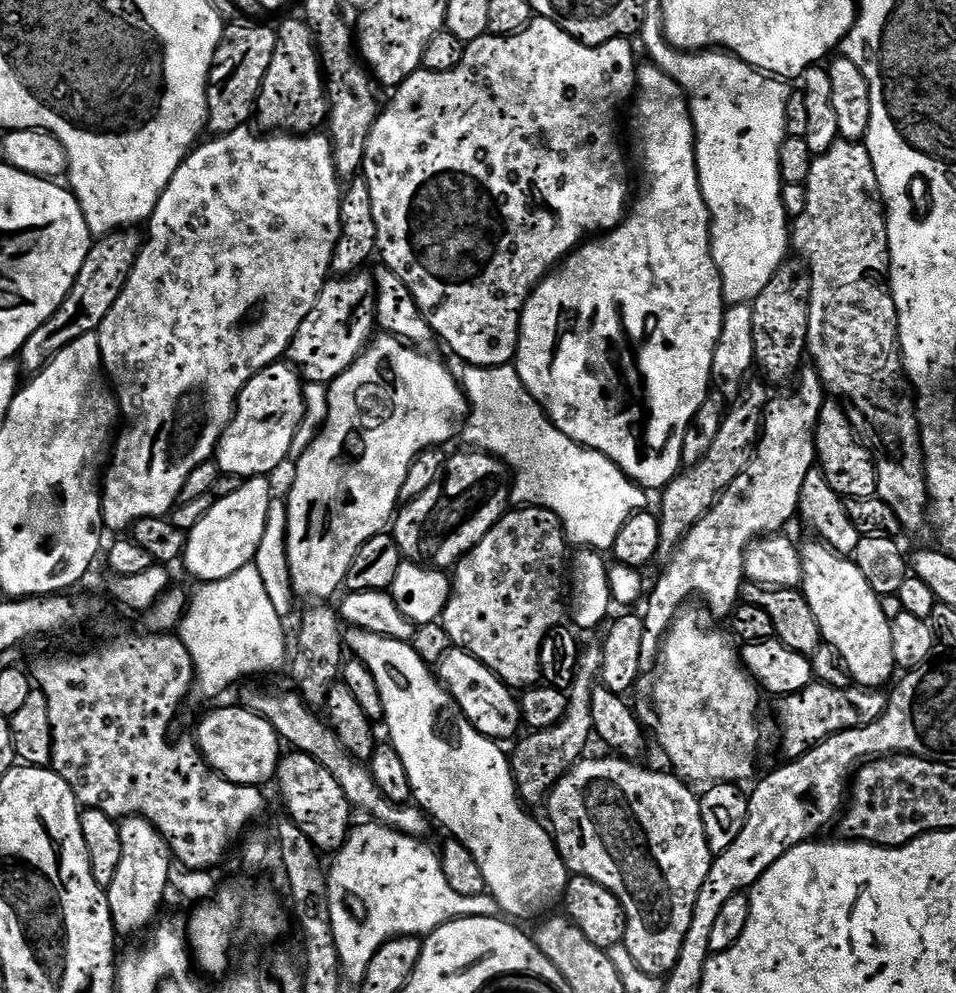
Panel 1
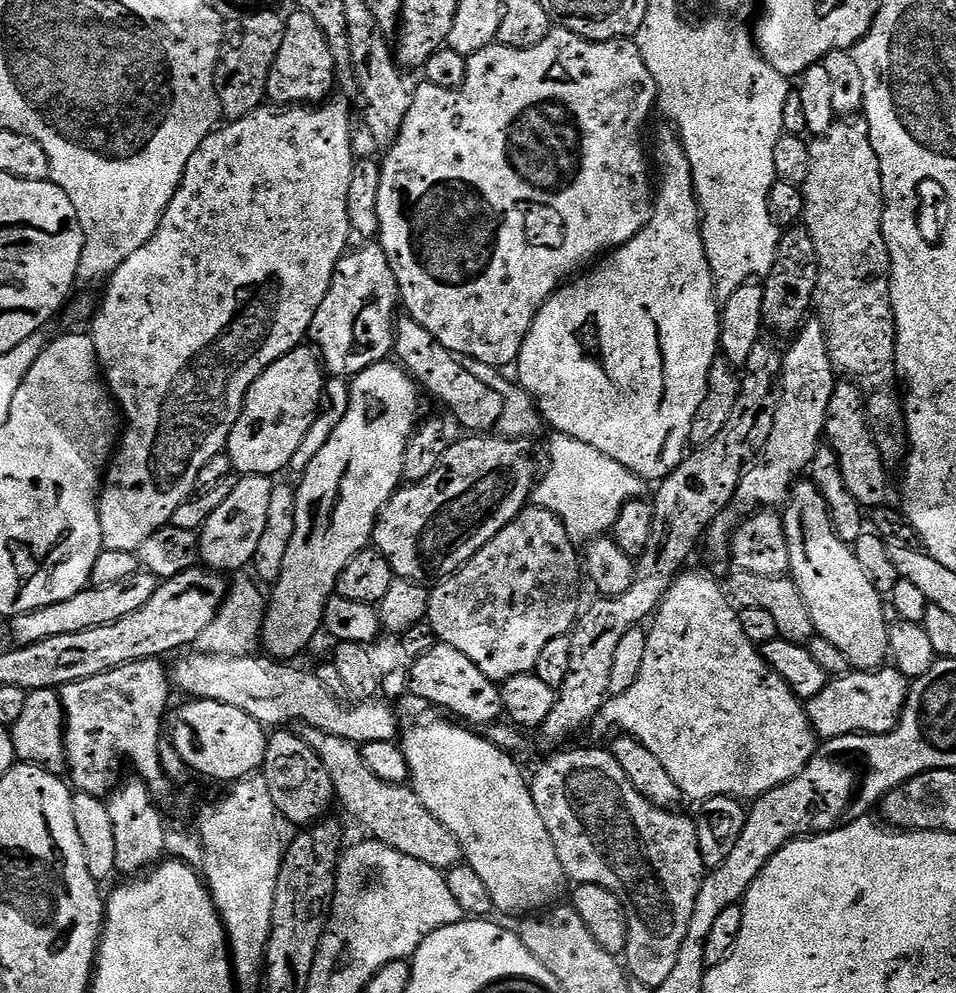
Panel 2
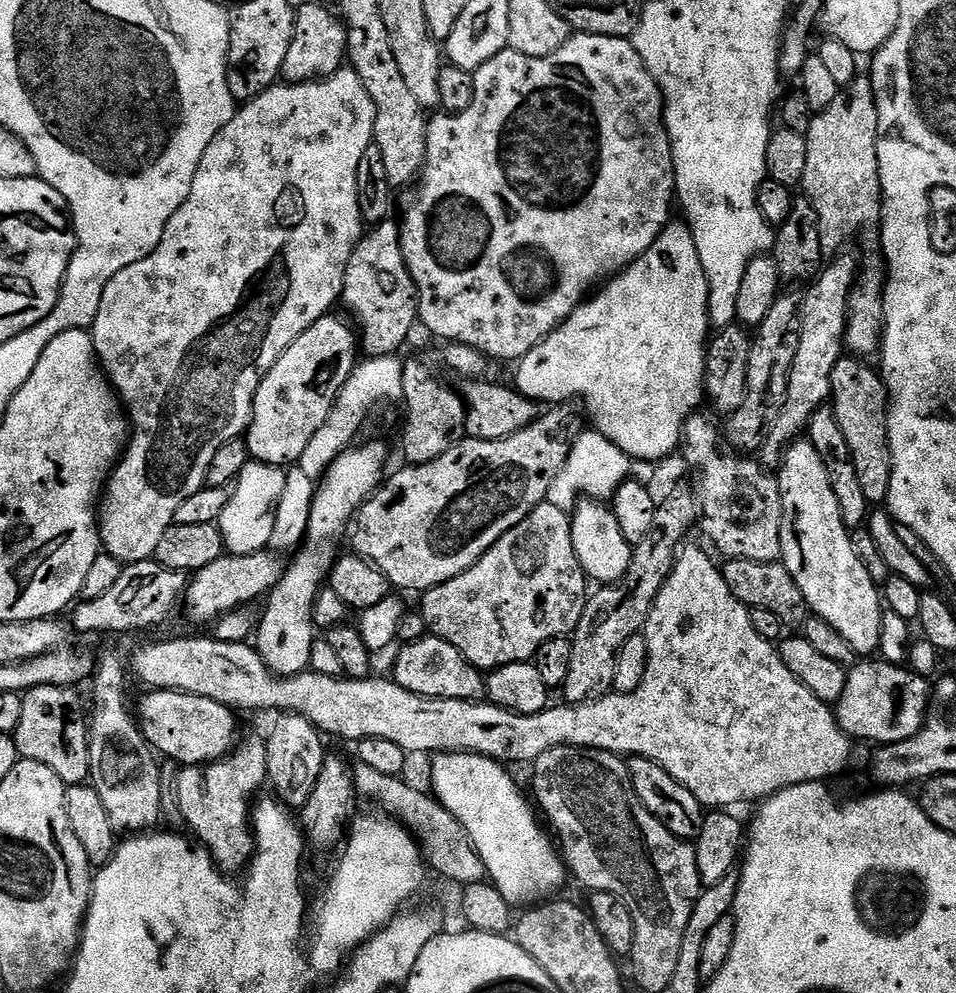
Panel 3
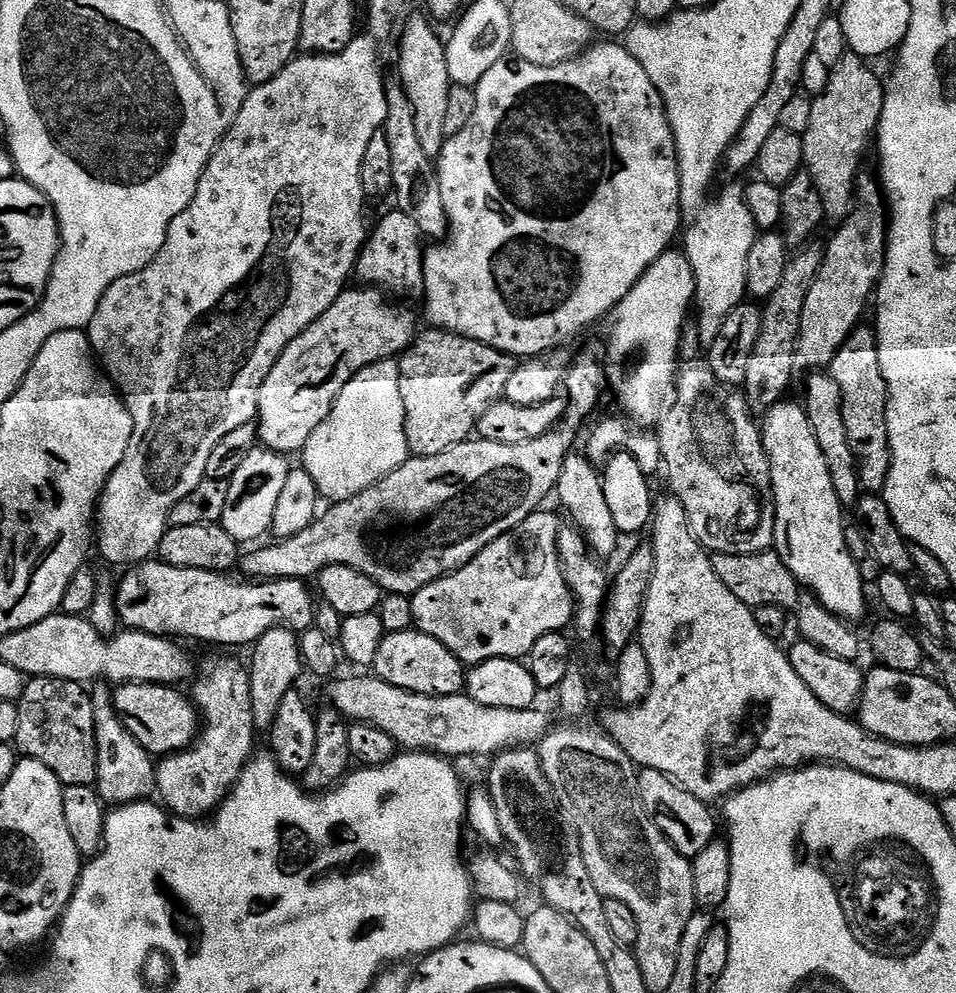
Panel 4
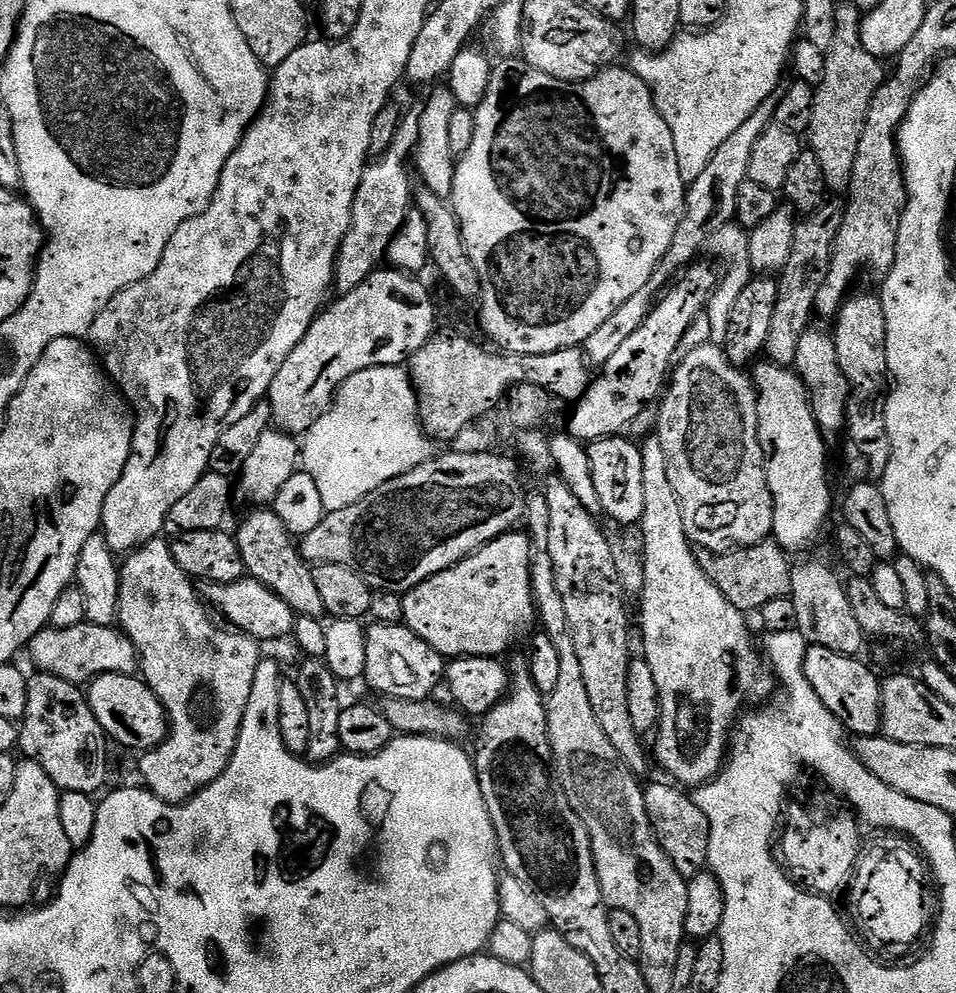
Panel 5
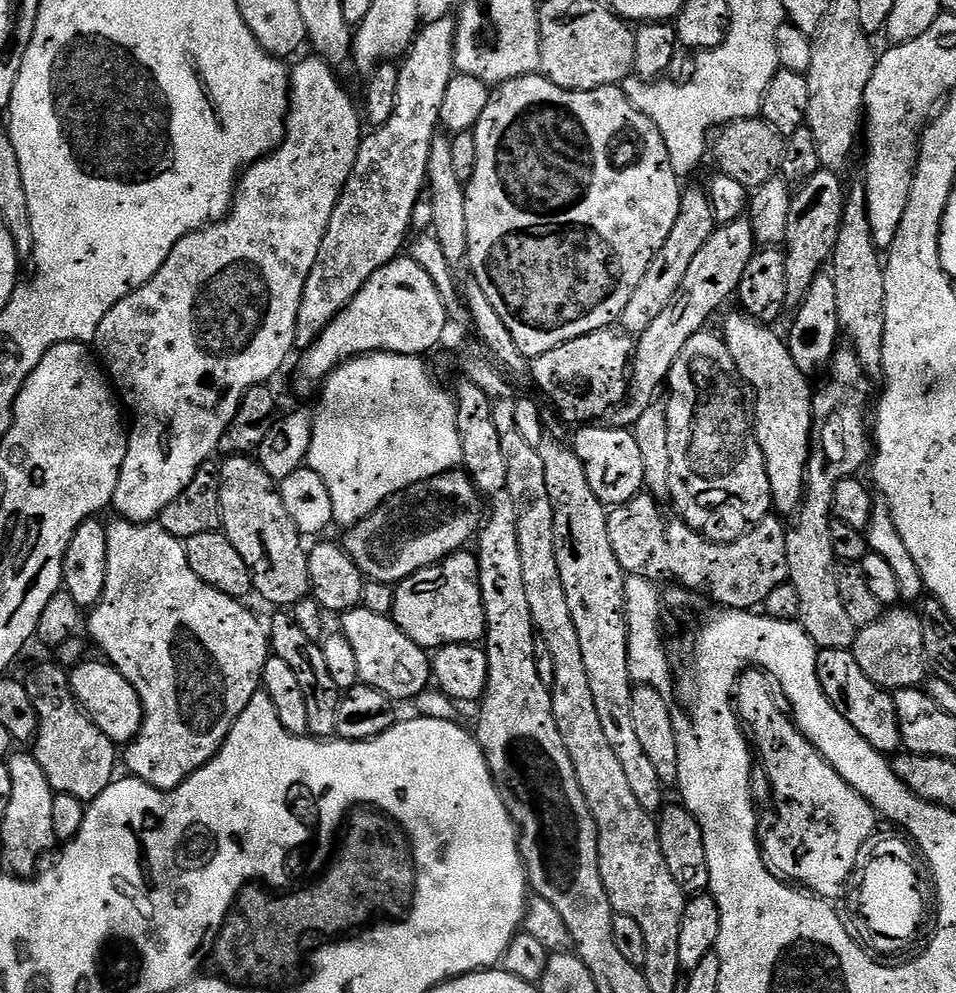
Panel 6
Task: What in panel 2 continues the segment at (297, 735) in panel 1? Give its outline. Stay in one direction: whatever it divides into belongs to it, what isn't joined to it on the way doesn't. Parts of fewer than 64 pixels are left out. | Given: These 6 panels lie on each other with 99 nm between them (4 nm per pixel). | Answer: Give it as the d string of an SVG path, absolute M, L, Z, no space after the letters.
M305 727L302 735L318 754L322 766L326 766L338 804L368 831L365 833L410 858L418 858L418 862L426 862L426 866L431 868L447 870L461 863L458 838L454 838L454 834L450 834L450 830L446 830L446 826L442 826L442 822L438 822L438 818L422 806L422 798L418 798L415 788L408 784L382 782L382 778L370 774L366 762L362 762L361 745L338 738L338 734L326 734L318 728Z

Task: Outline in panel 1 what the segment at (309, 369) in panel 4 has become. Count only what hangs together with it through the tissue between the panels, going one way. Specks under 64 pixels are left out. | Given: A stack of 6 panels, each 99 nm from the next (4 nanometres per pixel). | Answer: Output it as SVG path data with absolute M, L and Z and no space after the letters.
M287 362L271 364L246 382L236 400L236 413L214 453L223 475L241 478L273 475L272 471L291 454L292 443L300 432L300 423L304 420L304 391L300 376Z

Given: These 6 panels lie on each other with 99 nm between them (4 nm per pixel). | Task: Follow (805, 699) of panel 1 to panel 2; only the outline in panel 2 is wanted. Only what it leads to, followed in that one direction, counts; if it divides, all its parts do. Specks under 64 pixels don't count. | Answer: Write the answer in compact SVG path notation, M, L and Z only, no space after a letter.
M891 666L871 672L849 671L847 676L829 679L819 694L807 701L808 721L821 741L857 734L886 734L900 721L909 687L909 680Z

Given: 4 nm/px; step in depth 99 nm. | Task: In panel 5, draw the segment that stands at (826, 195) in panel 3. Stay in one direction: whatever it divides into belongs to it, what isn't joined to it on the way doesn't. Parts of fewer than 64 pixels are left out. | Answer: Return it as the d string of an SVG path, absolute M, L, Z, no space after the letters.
M840 2L836 6L836 29L834 30L834 42L824 53L824 73L819 83L815 85L814 114L810 117L810 126L806 133L806 140L810 143L810 151L818 158L824 175L824 187L829 193L847 193L848 183L854 170L854 154L858 154L858 142L862 138L862 126L866 122L866 114L870 110L870 102L874 94L880 89L886 79L886 68L882 65L881 57L870 54L862 46L862 34L860 33L860 21L862 14L850 2Z

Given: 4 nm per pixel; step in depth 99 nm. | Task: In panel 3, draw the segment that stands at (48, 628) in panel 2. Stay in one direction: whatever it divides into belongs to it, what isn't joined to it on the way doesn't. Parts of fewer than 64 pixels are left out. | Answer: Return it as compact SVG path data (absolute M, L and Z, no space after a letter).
M155 559L127 565L118 582L102 598L77 603L71 609L71 627L80 632L140 632L143 628L156 628L167 622L175 608L177 611L185 587L185 573L163 568Z

